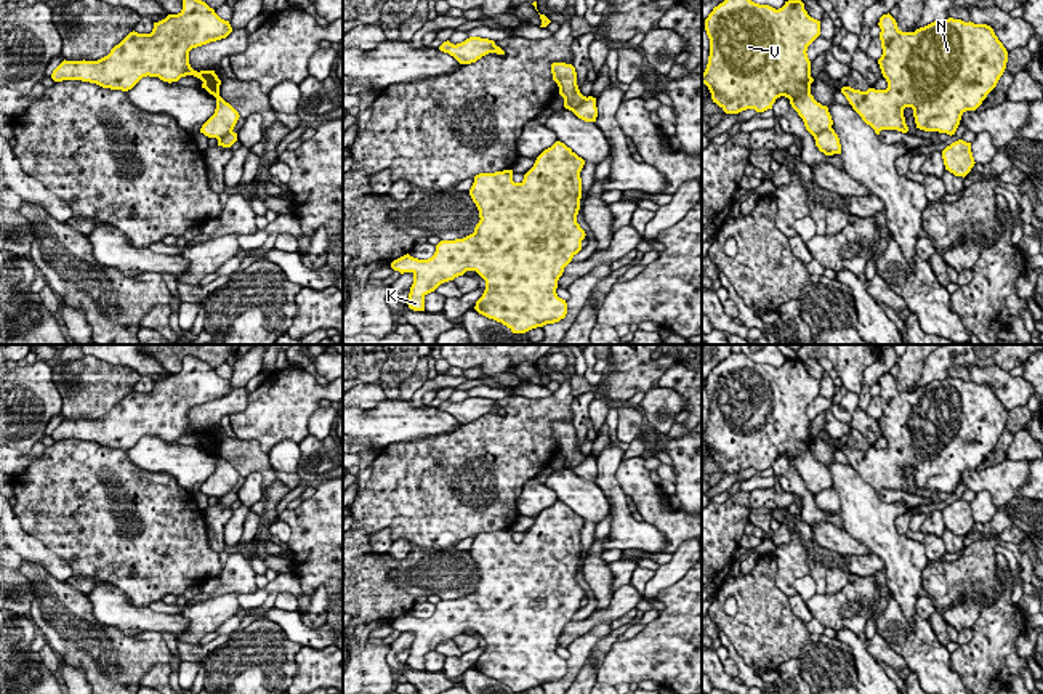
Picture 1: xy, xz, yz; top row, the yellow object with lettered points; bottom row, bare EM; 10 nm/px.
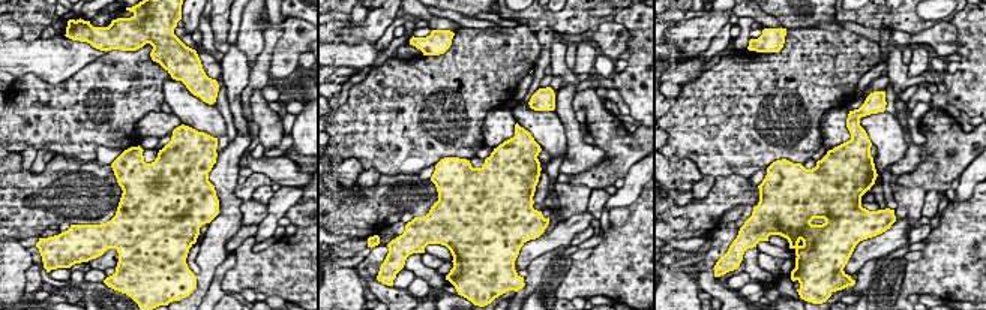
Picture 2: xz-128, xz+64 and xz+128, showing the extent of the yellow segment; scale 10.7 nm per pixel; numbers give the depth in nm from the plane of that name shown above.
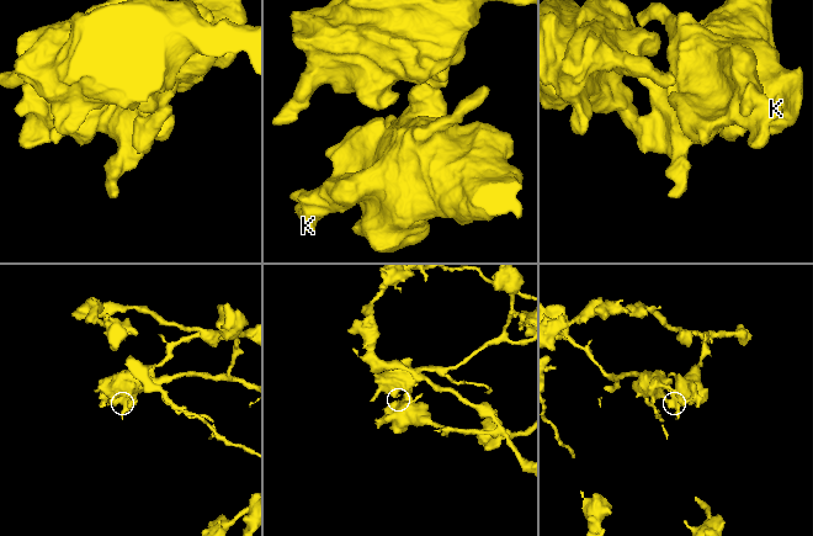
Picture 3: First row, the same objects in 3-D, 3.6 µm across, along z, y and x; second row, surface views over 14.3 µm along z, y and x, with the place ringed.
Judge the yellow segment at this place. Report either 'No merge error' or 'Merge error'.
Merge error

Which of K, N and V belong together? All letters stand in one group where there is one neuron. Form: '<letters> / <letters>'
K N / V

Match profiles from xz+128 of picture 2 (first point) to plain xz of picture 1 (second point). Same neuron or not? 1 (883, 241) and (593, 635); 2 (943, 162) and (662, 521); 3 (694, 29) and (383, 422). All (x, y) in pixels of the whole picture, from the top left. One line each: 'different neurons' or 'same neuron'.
1: different neurons
2: same neuron
3: different neurons

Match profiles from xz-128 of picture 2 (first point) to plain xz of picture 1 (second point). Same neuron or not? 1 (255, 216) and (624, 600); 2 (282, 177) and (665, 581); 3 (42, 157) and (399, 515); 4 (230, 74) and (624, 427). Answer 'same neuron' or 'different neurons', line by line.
1: same neuron
2: different neurons
3: different neurons
4: different neurons

